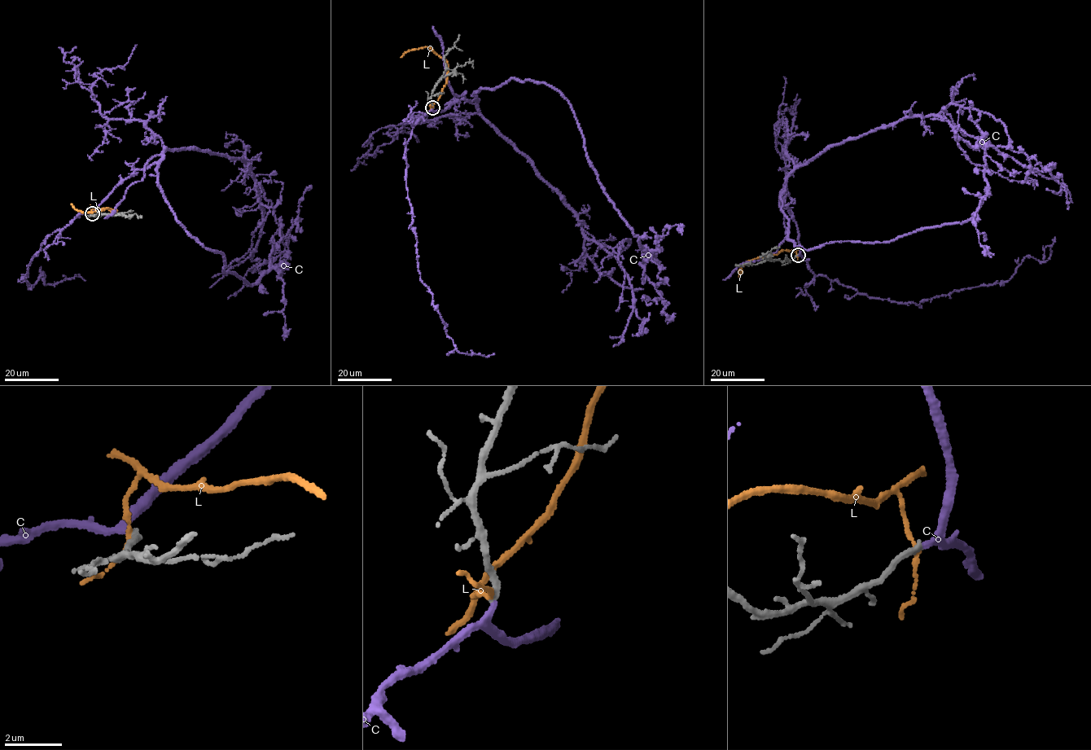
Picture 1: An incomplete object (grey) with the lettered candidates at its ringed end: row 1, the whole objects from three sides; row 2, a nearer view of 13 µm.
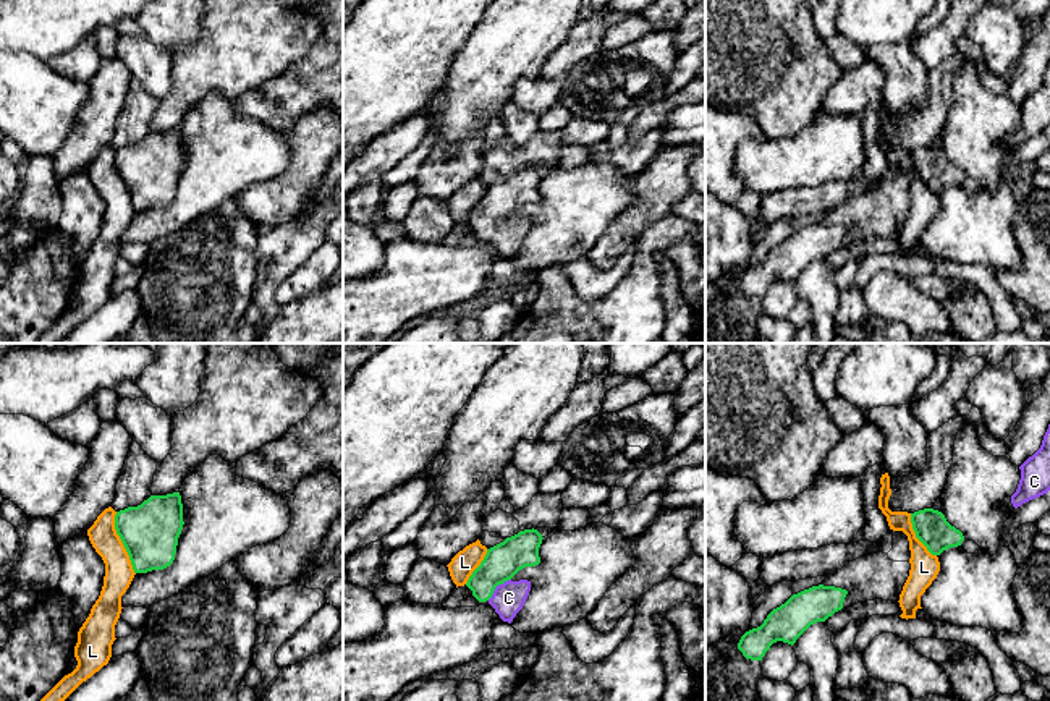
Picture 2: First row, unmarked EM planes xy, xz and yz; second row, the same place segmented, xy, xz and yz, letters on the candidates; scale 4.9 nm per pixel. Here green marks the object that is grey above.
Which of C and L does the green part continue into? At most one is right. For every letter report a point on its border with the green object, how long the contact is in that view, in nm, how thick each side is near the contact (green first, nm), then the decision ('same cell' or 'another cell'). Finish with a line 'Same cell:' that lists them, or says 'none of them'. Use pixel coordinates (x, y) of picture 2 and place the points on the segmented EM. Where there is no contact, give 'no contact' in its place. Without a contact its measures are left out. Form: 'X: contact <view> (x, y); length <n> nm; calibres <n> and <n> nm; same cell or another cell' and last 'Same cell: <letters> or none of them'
C: contact xz (497, 585); length 160 nm; calibres 180 and 160 nm; same cell
L: contact xy (122, 541); length 320 nm; calibres 280 and 140 nm; another cell
Same cell: C

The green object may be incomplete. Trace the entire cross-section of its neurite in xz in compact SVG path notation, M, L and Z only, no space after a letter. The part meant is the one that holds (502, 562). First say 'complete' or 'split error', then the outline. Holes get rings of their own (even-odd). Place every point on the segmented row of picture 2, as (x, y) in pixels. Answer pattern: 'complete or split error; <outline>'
split error; M524 529L487 549L481 565L472 571L466 586L479 602L489 602L503 622L511 623L523 609L531 581L511 578L526 567L540 563L539 547L542 534L537 529Z

